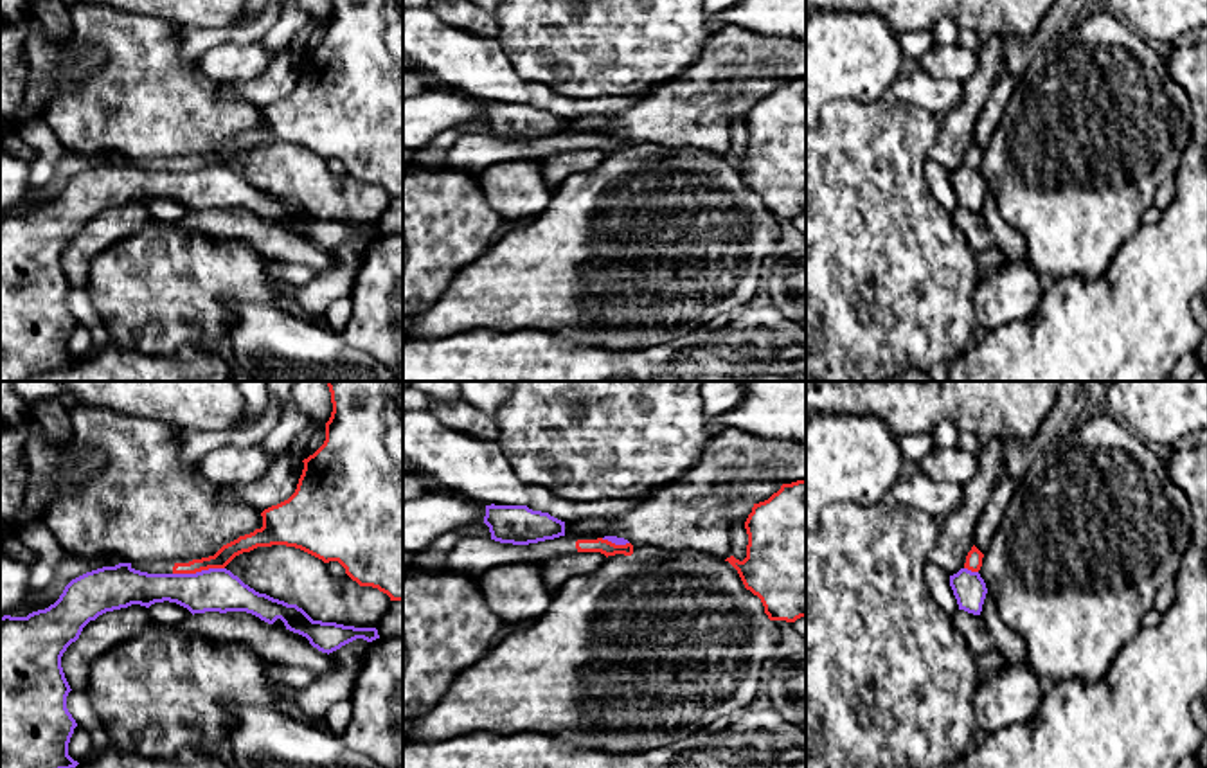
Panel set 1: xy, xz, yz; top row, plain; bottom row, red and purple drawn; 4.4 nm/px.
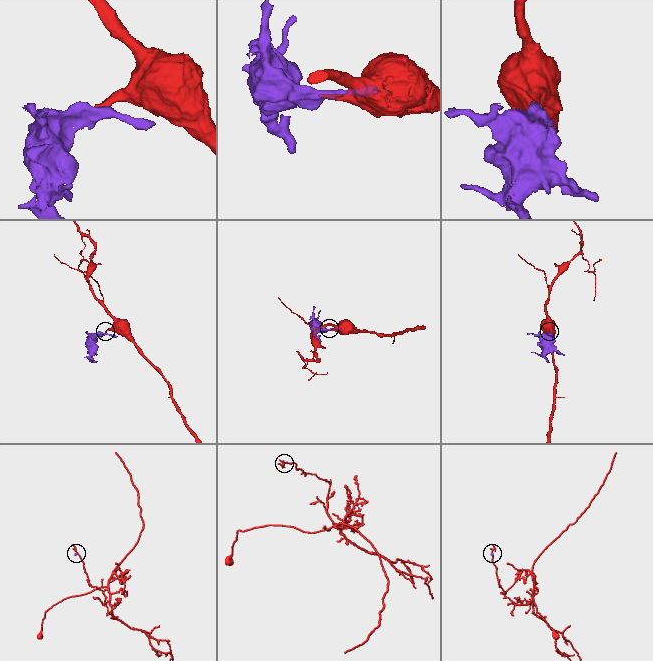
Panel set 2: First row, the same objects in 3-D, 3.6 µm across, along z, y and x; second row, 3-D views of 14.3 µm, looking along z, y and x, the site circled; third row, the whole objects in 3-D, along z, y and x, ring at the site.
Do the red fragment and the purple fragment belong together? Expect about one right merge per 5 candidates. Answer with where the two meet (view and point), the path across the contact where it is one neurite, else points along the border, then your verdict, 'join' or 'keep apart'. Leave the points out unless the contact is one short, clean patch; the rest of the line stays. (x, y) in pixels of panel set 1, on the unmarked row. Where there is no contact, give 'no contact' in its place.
xy (198, 168) | along xy (223, 164), (173, 171) | keep apart

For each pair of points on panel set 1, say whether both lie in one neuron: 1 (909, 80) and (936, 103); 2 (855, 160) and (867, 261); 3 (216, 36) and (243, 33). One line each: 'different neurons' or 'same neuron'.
1: same neuron
2: same neuron
3: same neuron

